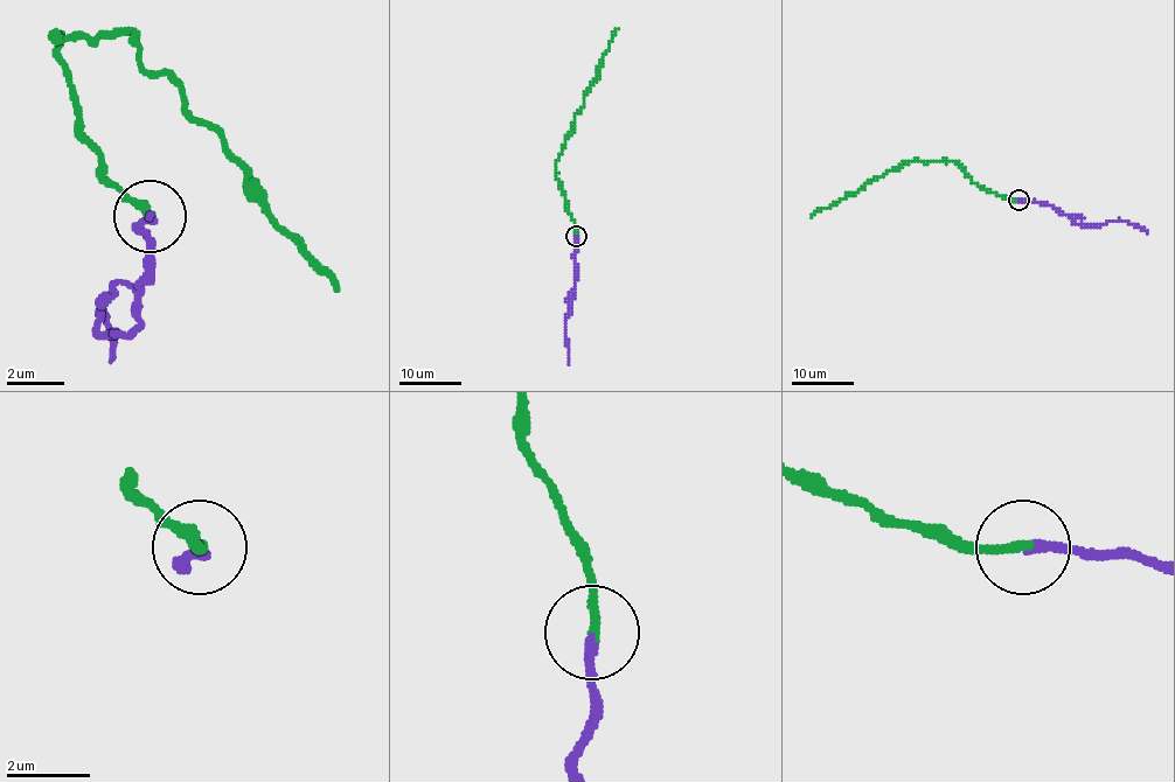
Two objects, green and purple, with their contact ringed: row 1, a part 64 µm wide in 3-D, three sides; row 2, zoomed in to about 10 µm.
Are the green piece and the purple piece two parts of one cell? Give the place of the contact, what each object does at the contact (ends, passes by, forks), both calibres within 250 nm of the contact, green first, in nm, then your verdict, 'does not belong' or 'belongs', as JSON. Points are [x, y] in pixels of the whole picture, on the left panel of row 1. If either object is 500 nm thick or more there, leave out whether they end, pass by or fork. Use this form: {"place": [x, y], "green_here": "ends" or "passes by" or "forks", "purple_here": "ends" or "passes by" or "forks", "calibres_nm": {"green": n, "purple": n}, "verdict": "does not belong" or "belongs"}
{"place": [150, 216], "green_here": "ends", "purple_here": "ends", "calibres_nm": {"green": 240, "purple": 240}, "verdict": "does not belong"}

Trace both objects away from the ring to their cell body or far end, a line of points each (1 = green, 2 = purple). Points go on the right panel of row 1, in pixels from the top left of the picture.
1: (1019, 200), (984, 190), (953, 160), (908, 160), (811, 217)
2: (1019, 200), (1050, 204), (1083, 227), (1124, 220), (1146, 232)

